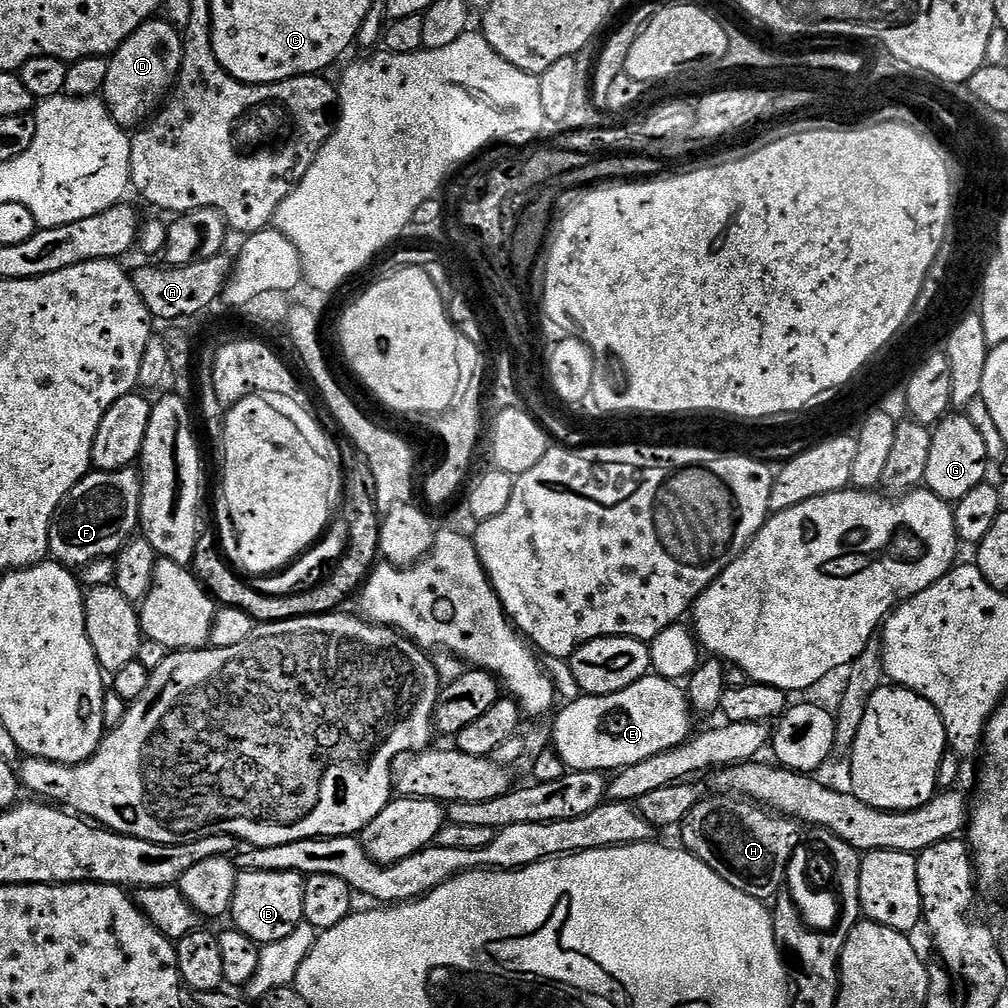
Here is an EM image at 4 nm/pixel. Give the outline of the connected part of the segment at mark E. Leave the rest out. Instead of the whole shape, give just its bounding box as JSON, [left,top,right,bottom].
[551,674,694,774]

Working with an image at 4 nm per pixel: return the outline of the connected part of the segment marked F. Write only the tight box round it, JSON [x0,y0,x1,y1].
[48,467,142,570]

